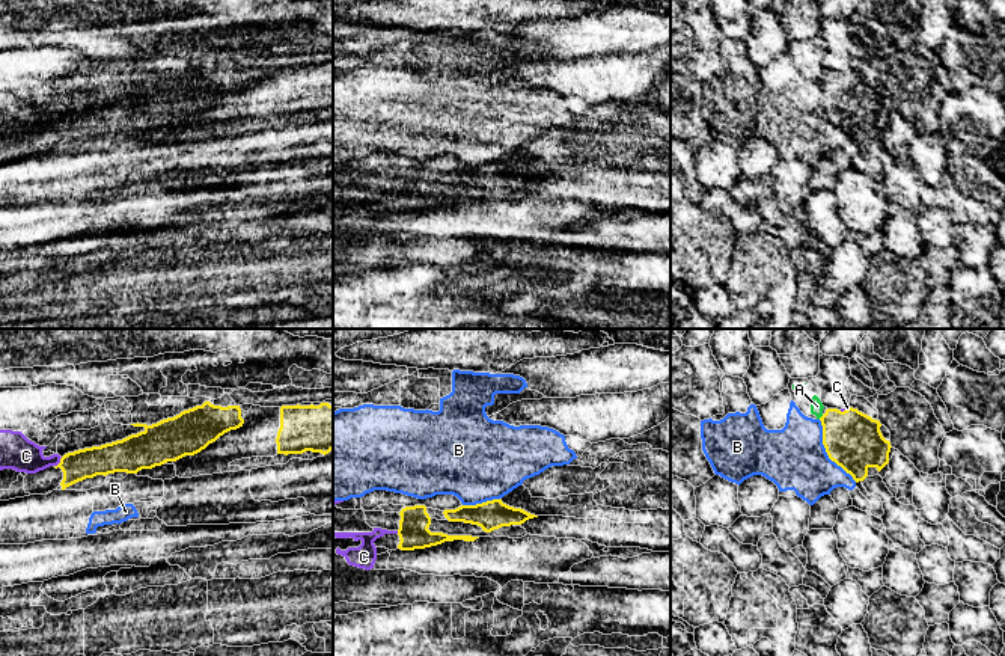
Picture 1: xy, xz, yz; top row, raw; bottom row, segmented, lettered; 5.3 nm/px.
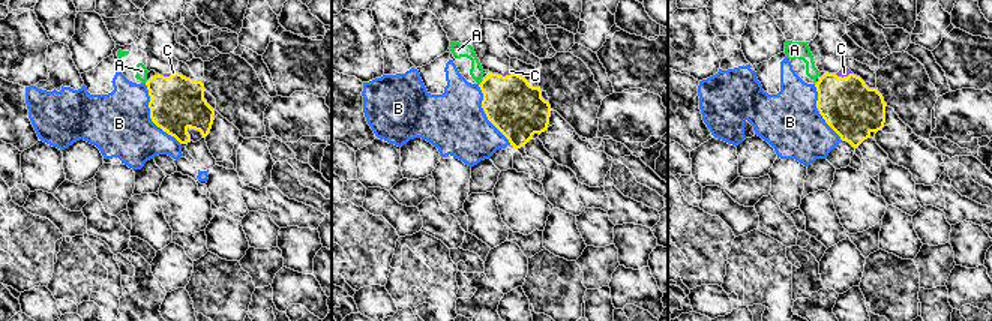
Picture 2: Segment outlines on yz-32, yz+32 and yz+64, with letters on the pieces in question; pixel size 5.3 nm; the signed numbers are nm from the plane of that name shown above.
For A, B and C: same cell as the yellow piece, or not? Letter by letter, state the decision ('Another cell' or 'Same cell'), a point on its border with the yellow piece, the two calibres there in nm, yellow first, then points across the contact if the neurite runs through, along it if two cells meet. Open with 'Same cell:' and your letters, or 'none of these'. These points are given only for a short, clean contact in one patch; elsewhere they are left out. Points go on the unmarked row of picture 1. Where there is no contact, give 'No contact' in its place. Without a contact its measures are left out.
Same cell: C
A: Another cell. Touches yellow at yz (821, 79). Thickness 300 nm (yellow) against 70 nm. Boundary: yz (823, 77), (818, 80)
B: Another cell. Touches yellow at yz (826, 113). Thickness 300 nm (yellow) against 340 nm
C: Same cell. Touches yellow at xy (61, 124). Thickness 160 nm (yellow) against 180 nm

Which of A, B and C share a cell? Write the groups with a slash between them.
A / B / C

